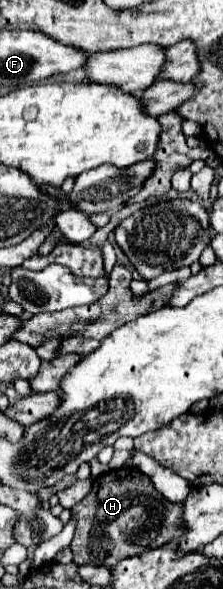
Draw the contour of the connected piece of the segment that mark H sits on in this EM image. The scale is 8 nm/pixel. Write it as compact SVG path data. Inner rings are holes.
M125 466L109 470L93 480L91 492L71 508L71 518L77 520L71 552L75 564L115 566L119 560L159 548L171 540L179 540L181 504L171 504L155 490L153 482L137 468Z

